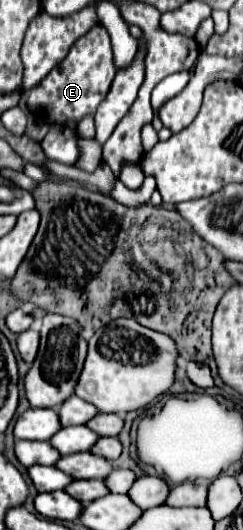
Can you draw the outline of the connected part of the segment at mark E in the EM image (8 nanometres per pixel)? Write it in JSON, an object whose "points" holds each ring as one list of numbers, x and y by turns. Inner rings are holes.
{"points":[[95,24,87,34,75,40,67,56,35,88,21,94,19,108,27,114,29,120,25,136,33,142,41,142,49,132,51,122,61,126,69,122,79,124,85,116,95,116,97,106,107,96,113,78,115,78,115,66,113,66,109,32,101,24],[35,110,41,112,43,116,35,118]]}

